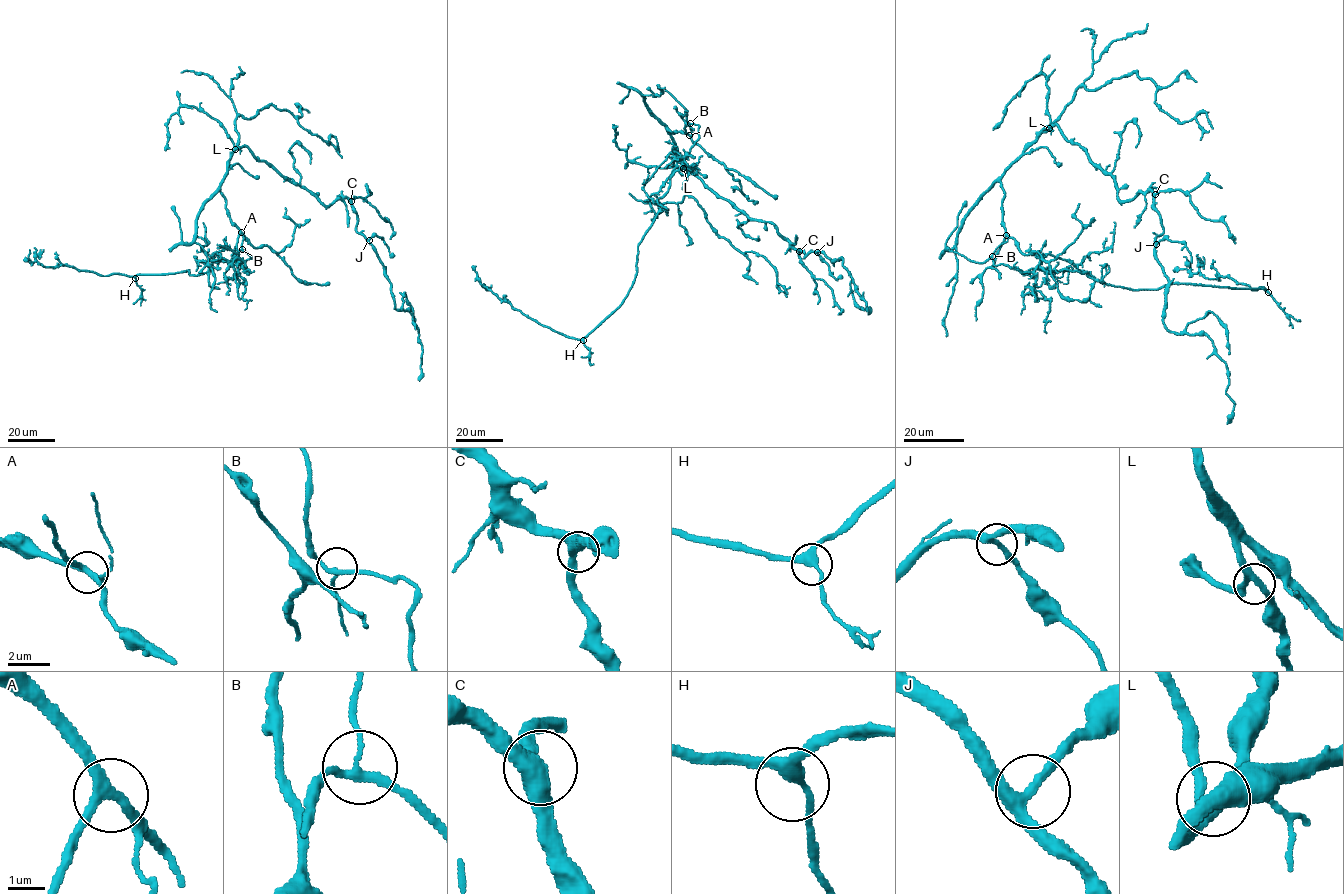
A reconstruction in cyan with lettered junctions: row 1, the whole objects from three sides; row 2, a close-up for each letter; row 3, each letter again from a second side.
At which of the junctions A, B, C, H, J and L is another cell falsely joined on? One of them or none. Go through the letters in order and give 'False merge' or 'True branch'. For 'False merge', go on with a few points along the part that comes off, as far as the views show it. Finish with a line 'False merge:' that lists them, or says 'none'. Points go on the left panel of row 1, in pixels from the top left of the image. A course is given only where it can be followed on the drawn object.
A: True branch
B: False merge. Course of the part to remove: (242, 249), (250, 258), (213, 262), (212, 270), (197, 275), (188, 271), (102, 276), (25, 260)
C: True branch
H: True branch
J: True branch
L: True branch
False merge: B

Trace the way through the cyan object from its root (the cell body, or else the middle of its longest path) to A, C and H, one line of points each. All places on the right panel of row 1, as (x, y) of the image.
A: (1004, 194), (1002, 225), (1006, 235)
C: (1004, 194), (1001, 175), (1044, 129), (1054, 125), (1114, 179), (1120, 200), (1131, 200), (1140, 192), (1155, 194)
H: (1004, 194), (1008, 238), (991, 256), (994, 265), (1079, 271), (1132, 289), (1193, 283), (1268, 292)

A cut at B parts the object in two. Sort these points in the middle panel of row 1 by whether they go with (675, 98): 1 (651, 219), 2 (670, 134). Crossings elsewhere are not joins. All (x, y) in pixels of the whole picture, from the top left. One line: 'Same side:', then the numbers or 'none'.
Same side: 1

